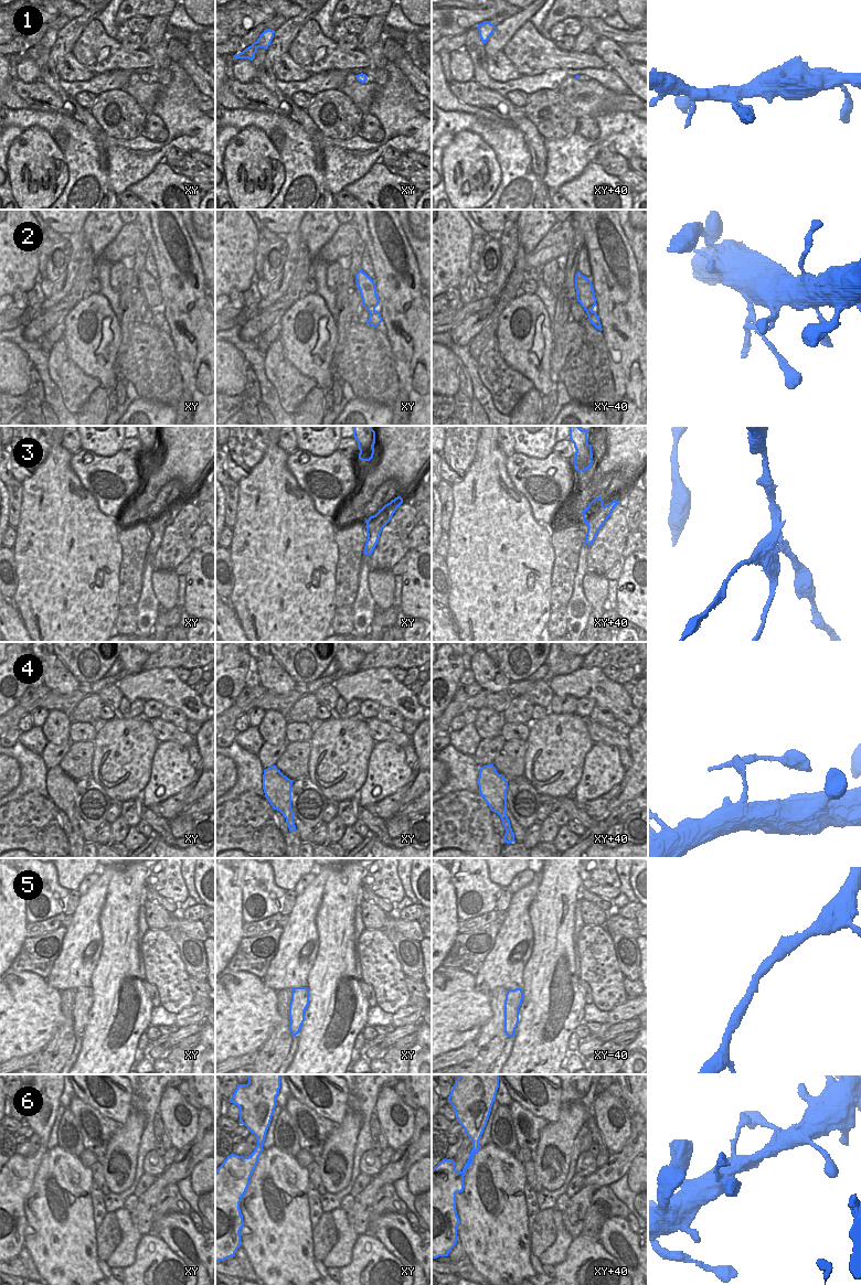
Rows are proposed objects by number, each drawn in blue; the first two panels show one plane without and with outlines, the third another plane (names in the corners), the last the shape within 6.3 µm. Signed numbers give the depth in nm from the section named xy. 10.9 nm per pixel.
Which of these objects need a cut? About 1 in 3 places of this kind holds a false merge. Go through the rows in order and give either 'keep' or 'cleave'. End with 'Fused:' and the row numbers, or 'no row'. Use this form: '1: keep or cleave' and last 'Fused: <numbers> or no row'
1: keep
2: keep
3: cleave
4: cleave
5: keep
6: keep
Fused: 3, 4

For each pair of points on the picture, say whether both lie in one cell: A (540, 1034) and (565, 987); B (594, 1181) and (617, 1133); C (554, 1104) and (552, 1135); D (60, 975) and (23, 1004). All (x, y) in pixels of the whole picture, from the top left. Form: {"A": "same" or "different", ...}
{"A": "same", "B": "different", "C": "different", "D": "different"}

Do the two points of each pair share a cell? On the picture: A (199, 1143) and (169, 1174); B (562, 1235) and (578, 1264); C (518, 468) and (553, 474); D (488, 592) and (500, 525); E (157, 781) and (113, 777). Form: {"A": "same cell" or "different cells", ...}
{"A": "same cell", "B": "different cells", "C": "same cell", "D": "same cell", "E": "different cells"}

